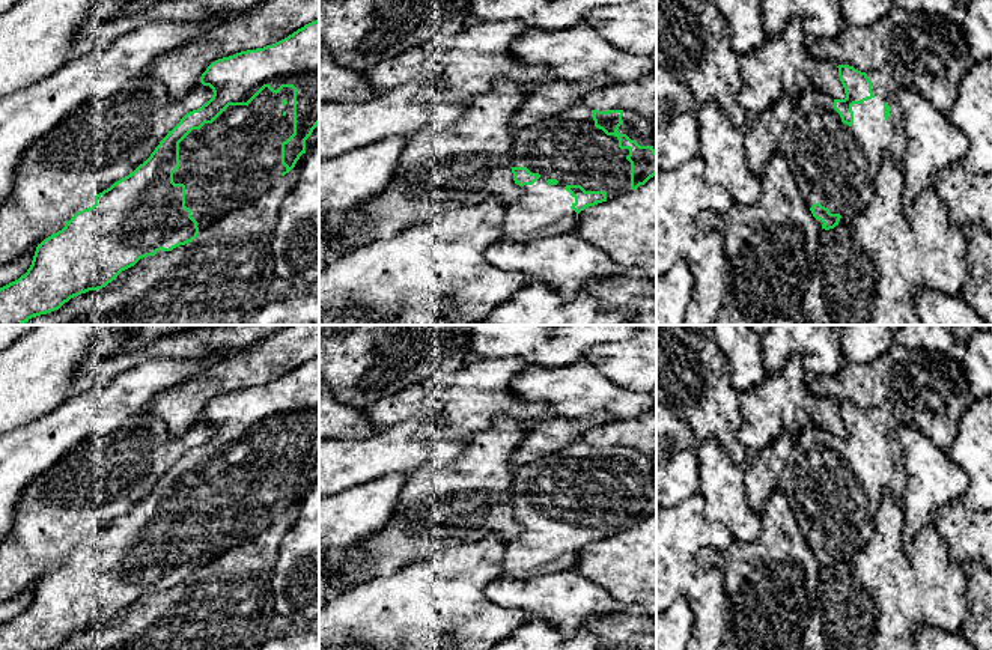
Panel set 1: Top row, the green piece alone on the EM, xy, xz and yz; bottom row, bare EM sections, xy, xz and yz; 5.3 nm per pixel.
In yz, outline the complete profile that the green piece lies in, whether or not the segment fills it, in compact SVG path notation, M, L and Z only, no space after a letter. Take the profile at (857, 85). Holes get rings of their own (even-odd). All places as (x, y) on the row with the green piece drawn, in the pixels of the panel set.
M849 65L837 68L846 98L834 99L808 83L795 99L778 143L799 193L825 230L851 223L869 206L882 158L888 153L903 169L906 147L905 116L893 78L879 69L861 72Z

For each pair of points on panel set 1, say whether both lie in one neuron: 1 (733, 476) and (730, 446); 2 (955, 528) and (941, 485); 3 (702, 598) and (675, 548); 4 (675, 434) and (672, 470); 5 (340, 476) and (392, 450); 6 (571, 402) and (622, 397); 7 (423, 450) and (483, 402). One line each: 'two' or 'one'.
1: two
2: two
3: one
4: one
5: one
6: one
7: two

